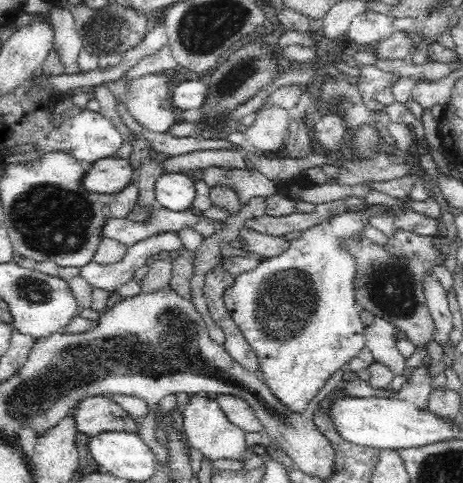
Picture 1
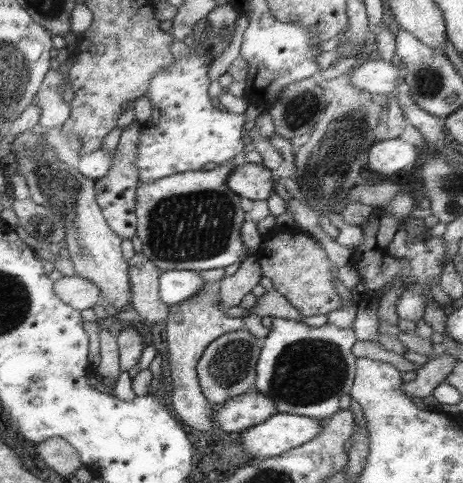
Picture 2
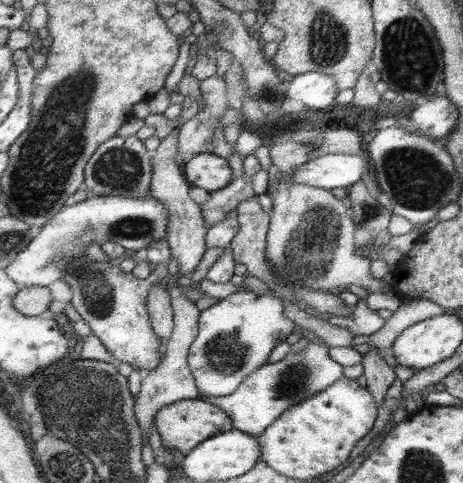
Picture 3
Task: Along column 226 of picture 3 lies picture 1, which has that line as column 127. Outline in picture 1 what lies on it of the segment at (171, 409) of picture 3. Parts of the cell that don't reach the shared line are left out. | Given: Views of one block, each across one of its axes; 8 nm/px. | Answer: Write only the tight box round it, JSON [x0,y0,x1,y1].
[76,396,142,438]

